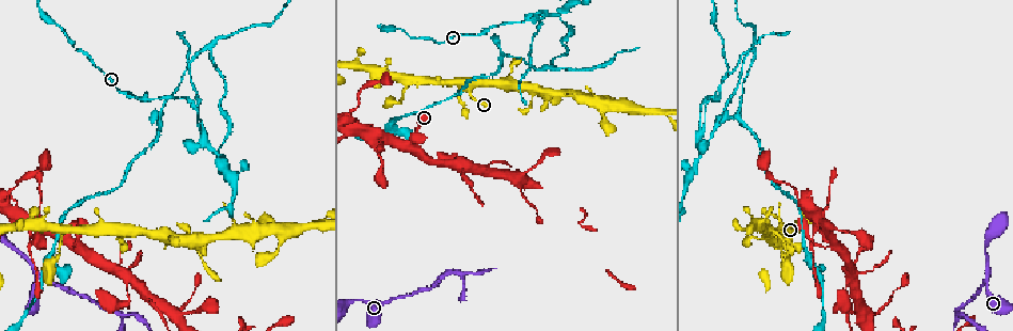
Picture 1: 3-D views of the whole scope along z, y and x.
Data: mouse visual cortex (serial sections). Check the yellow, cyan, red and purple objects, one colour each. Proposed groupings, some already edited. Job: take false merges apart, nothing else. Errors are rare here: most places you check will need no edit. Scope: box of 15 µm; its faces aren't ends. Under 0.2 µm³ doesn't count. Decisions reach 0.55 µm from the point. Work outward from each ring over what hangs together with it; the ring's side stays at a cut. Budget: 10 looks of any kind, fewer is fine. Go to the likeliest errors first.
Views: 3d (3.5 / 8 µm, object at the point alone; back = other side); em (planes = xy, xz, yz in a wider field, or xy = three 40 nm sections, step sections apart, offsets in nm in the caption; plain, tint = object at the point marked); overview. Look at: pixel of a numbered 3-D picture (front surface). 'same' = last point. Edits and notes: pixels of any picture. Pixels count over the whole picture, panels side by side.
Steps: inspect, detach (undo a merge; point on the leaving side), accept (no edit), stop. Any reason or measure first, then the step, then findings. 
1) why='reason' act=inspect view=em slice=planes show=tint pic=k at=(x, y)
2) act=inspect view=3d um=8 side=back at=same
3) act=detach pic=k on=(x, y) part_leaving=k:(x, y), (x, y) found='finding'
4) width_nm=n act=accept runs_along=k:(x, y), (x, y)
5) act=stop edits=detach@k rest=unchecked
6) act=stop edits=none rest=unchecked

act=inspect view=3d um=3.5 pic=1 at=(8, 201)

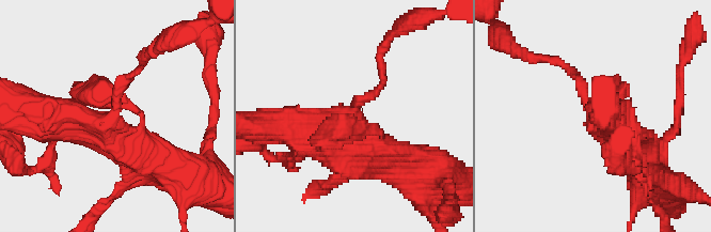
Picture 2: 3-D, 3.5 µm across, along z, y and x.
arm_widths_nm=100,500 why='need the tissue' act=inspect view=em slice=planes show=tint pic=2 at=(116, 105)

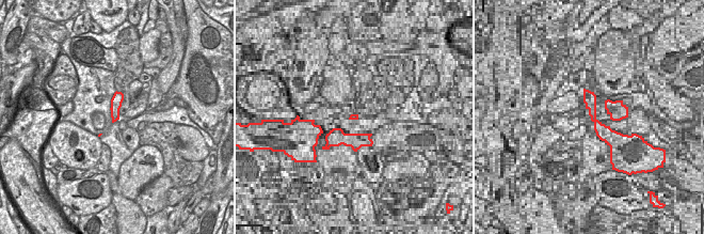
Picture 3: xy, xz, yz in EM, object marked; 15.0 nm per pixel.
act=accept runs_along=2:(628, 148), (593, 118), (577, 75), (552, 59) found='continuous, no second cell'

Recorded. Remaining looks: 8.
why='abrupt turn' act=inspect view=3d um=3.5 pic=1 at=(34, 281)

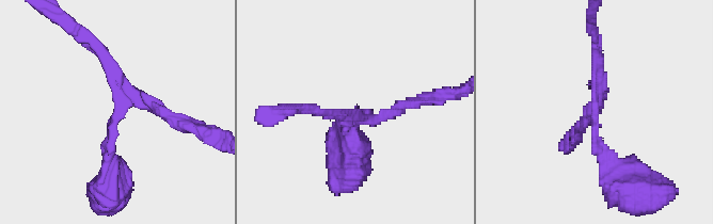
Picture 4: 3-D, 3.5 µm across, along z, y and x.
arms=3 arm_widths_nm=150,200,250 act=inspect view=em slice=xy step=1 show=tint pic=4 at=(121, 107)

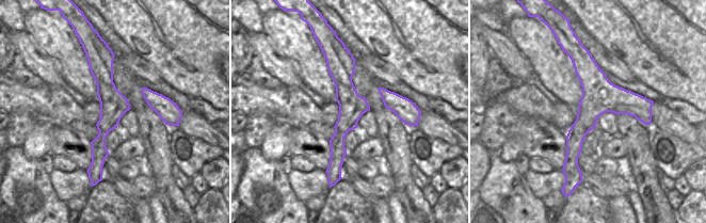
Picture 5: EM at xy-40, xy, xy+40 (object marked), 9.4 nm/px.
act=accept found='one cell here'

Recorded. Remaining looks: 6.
why='three arms meet' act=inspect view=3d um=3.5 pic=1 at=(958, 314)

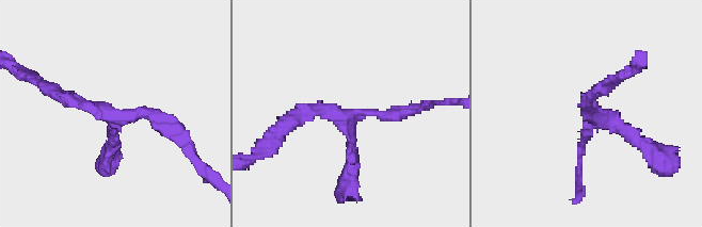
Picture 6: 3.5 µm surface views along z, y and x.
arms=3 arm_widths_nm=150,150,200 why='shape alone is not enough' act=inspect view=em slice=xy step=1 show=tint pic=6 at=(339, 113)

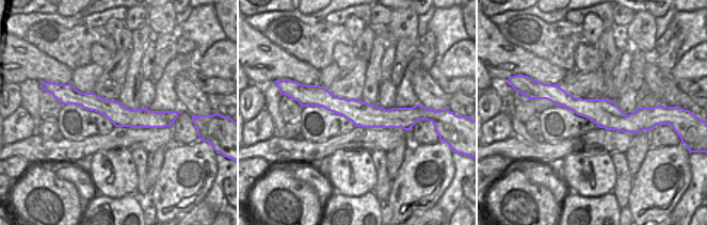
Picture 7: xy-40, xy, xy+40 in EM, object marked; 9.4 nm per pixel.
act=accept runs_along=6:(42, 83), (100, 110), (114, 126), (110, 148) found='continuous, no second cell'

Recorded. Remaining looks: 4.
why='sharp bend' act=inspect view=3d um=3.5 pic=1 at=(323, 223)

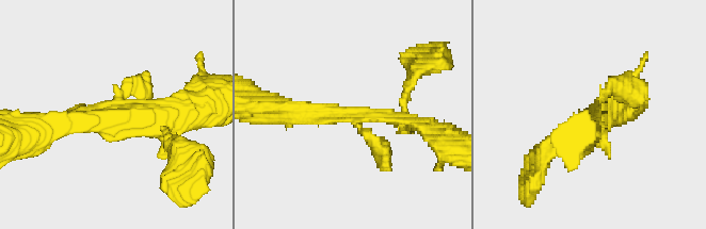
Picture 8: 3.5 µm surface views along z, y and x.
act=inspect view=em slice=xy step=2 show=tint pic=8 at=(108, 116)

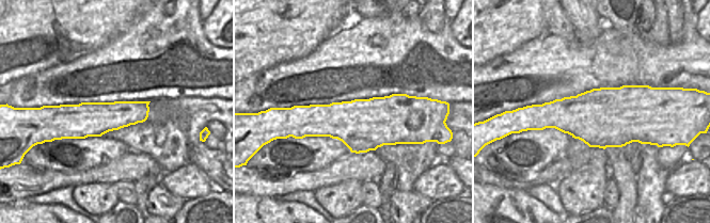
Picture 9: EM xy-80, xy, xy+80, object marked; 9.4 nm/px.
why='another direction' act=inspect view=em slice=planes show=tint at=same

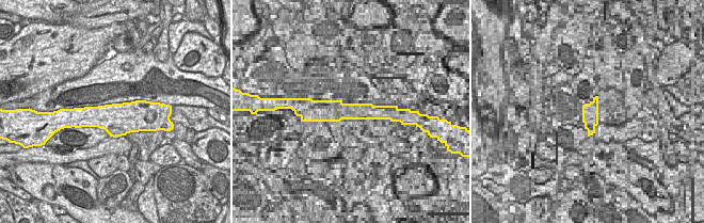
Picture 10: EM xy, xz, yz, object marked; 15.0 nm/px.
act=accept runs_along=8:(278, 108), (350, 115), (383, 159) found='continuous, no second cell'

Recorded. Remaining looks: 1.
act=stop edits=none rest=unchecked

